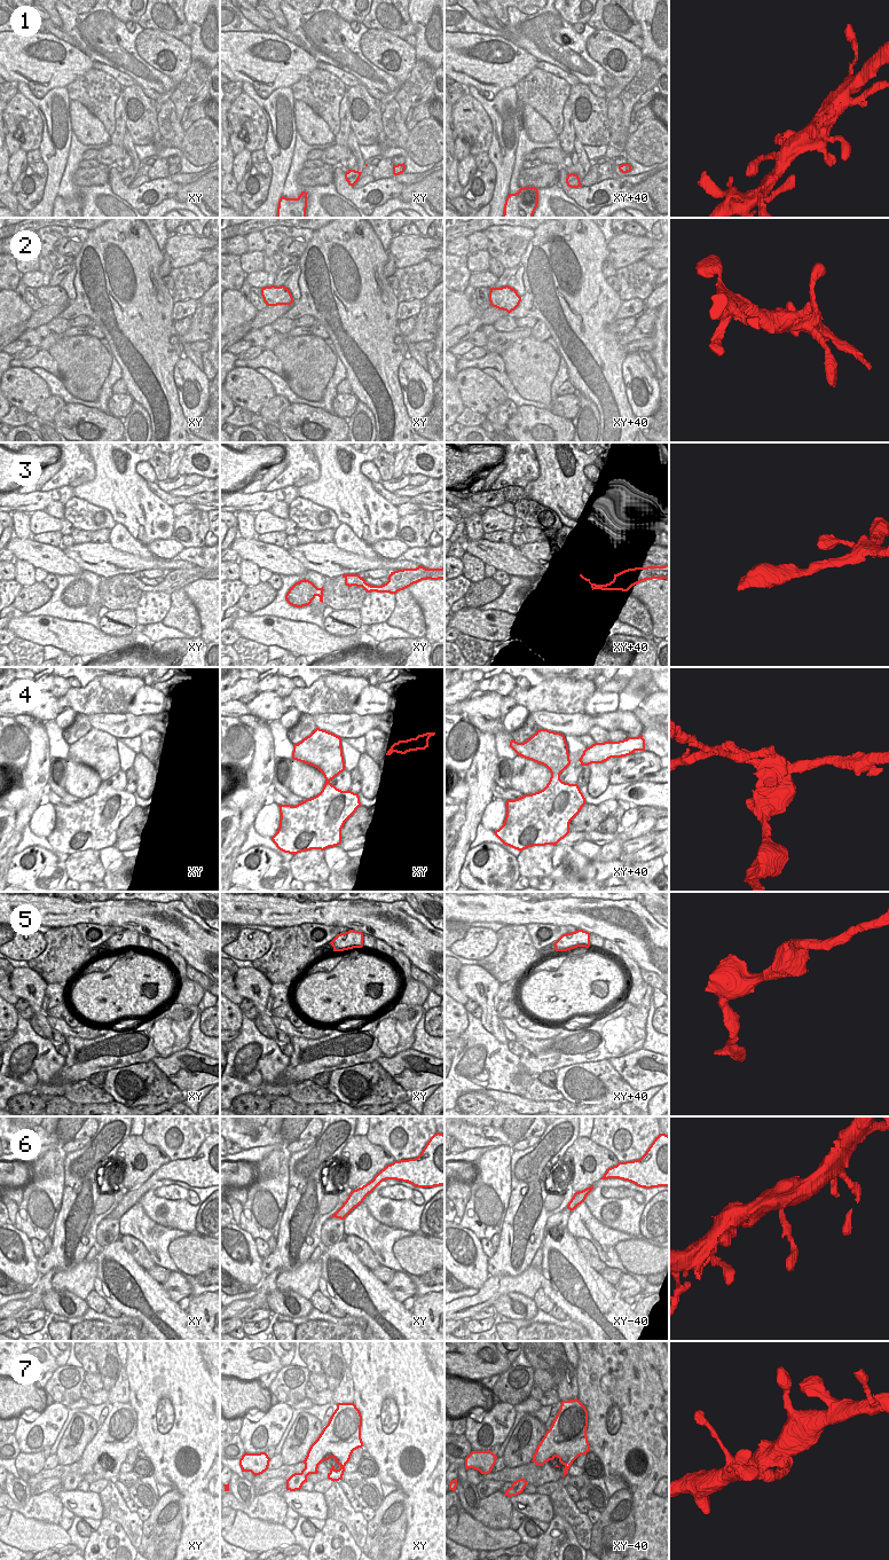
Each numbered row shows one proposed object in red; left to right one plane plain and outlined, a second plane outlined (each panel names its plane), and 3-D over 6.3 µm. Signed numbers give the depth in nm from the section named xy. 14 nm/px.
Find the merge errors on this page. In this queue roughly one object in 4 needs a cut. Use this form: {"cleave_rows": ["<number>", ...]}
{"cleave_rows": ["4"]}

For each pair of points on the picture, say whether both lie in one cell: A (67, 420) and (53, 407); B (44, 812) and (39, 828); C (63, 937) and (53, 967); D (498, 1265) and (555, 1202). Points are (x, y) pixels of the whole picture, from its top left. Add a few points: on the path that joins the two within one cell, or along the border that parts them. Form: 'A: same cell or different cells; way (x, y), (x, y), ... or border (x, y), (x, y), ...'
A: different cells; border (67, 404), (55, 415), (53, 422)
B: same cell; way (44, 815), (41, 824)
C: same cell; way (63, 945), (63, 957), (61, 959)
D: same cell; way (520, 1268), (526, 1248), (535, 1235), (535, 1224)

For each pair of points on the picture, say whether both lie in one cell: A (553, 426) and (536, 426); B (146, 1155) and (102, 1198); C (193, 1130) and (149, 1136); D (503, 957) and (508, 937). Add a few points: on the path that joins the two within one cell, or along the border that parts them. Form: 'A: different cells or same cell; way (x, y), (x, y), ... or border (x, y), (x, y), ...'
A: same cell; way (549, 428), (541, 428)
B: different cells; border (122, 1181), (125, 1192)
C: same cell; way (183, 1142), (179, 1147), (174, 1149), (160, 1136)
D: same cell; way (508, 953), (508, 941)

